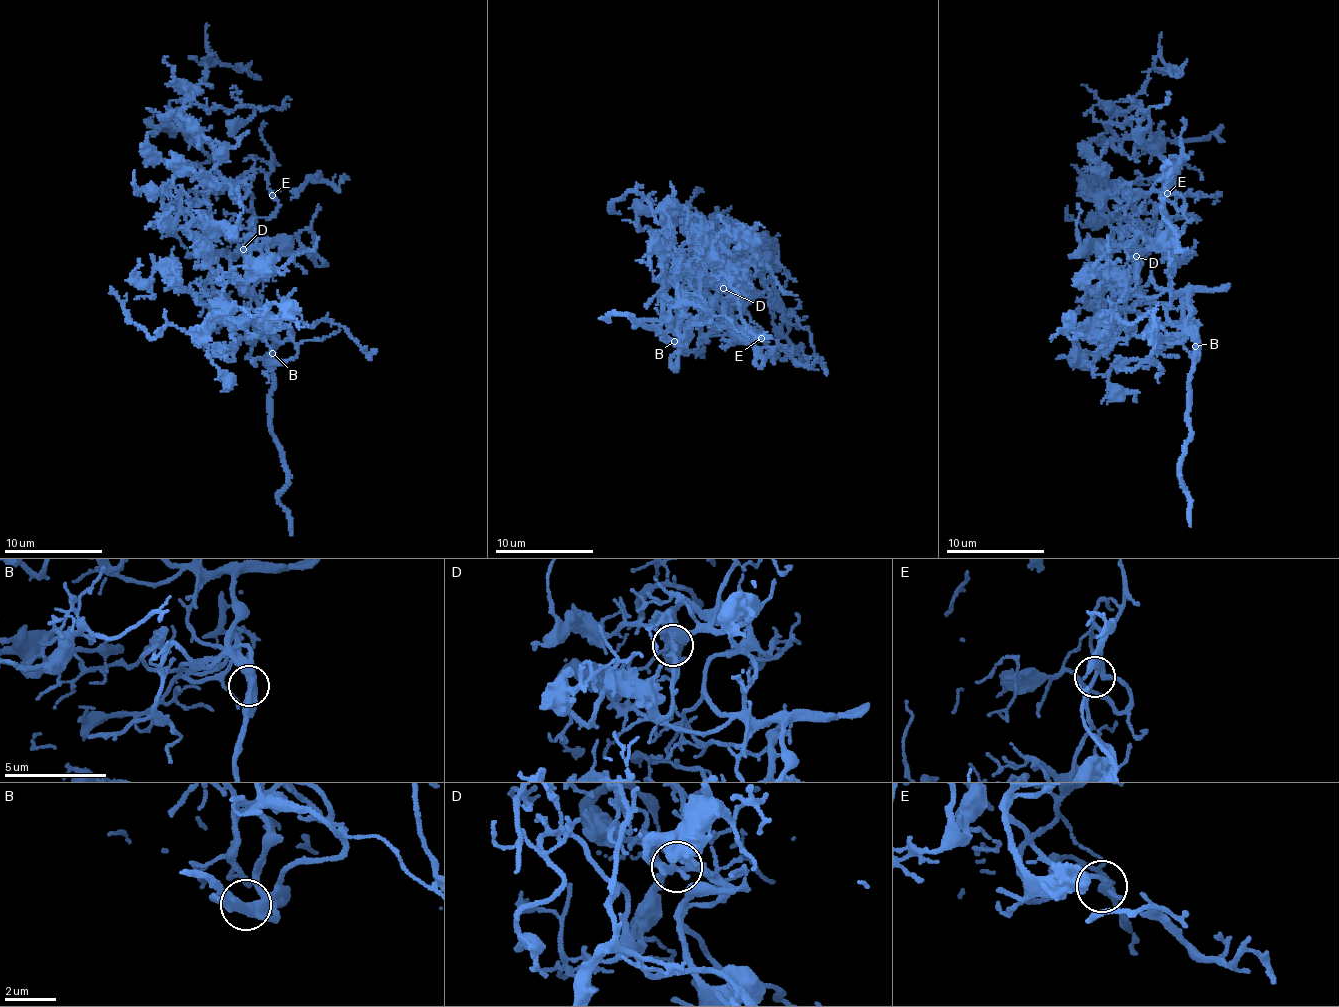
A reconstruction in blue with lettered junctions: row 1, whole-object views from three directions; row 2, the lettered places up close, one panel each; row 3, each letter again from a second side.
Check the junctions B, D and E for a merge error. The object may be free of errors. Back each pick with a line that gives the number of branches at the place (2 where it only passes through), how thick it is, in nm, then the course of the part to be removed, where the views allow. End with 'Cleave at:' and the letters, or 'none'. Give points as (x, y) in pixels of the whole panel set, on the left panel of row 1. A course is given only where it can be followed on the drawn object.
Cleave at: none

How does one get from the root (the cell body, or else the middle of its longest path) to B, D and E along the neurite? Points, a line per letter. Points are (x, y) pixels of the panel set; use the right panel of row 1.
B: (1169, 245), (1166, 257), (1150, 267), (1150, 277), (1170, 293), (1167, 316), (1175, 326), (1190, 330), (1194, 345)
D: (1169, 245), (1150, 267), (1157, 287), (1167, 288), (1175, 267), (1165, 253), (1170, 241), (1136, 256)
E: (1169, 245), (1150, 267), (1163, 289), (1175, 267), (1165, 253), (1170, 241), (1155, 245), (1167, 193)

